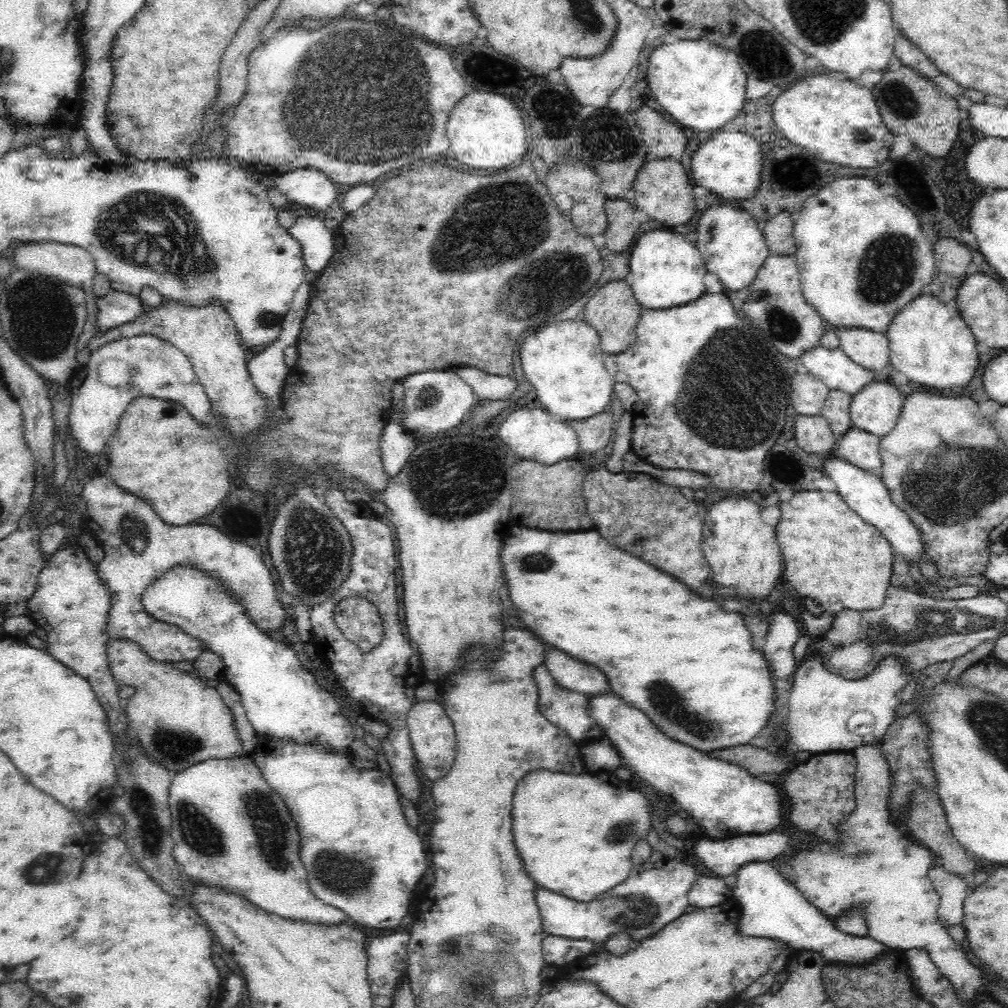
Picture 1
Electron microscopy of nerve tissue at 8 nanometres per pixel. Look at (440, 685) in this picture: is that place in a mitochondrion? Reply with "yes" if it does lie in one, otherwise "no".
no

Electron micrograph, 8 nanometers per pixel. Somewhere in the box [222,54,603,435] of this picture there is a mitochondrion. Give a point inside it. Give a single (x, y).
(514, 208)

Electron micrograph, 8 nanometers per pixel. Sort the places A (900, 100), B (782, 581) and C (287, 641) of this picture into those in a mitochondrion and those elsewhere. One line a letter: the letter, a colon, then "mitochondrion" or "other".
A: mitochondrion
B: other
C: other

